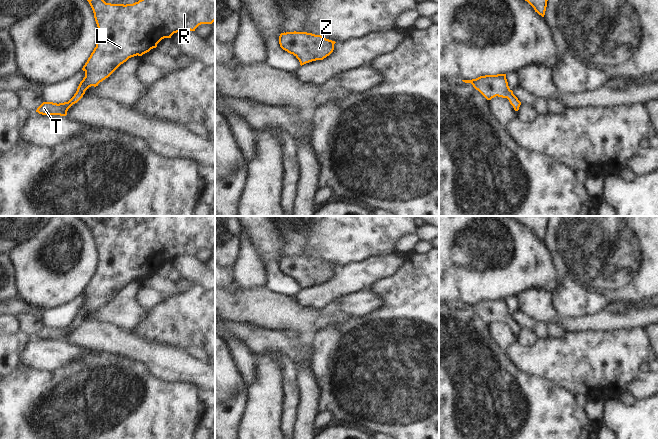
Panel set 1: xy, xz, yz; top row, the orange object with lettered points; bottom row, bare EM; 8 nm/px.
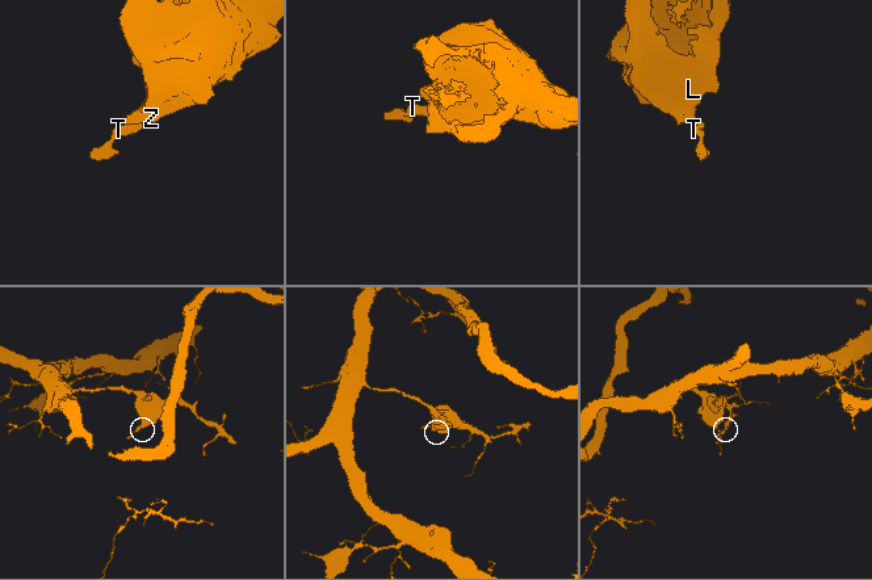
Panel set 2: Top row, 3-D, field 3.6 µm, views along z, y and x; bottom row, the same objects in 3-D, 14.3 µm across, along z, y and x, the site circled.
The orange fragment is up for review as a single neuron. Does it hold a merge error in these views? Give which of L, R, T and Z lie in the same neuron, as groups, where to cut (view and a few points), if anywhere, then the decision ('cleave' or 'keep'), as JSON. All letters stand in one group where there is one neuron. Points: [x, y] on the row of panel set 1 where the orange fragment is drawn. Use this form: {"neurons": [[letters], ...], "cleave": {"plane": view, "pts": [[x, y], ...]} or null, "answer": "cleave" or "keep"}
{"neurons": [["L", "R", "T", "Z"]], "cleave": null, "answer": "keep"}

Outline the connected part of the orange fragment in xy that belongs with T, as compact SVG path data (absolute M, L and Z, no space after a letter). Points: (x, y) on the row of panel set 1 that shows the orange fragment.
M104 0L87 1L98 27L98 41L82 68L85 77L68 102L43 102L36 110L39 114L66 116L68 109L83 97L89 87L98 86L129 58L142 56L156 48L162 39L171 38L174 33L195 31L199 25L215 21L215 0L139 0L126 5L106 3Z

